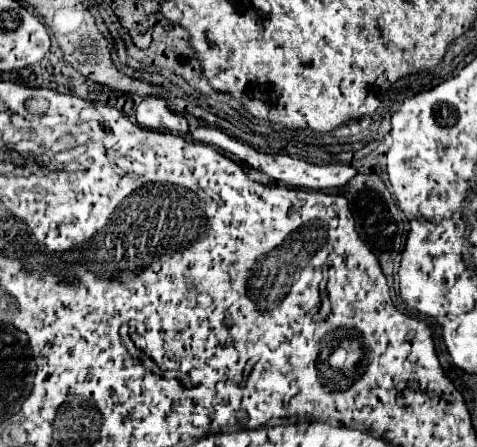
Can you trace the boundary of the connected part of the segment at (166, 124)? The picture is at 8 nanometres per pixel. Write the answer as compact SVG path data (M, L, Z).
M145 97L137 107L137 123L143 129L153 131L171 131L171 133L188 132L188 124L181 115L175 115L167 109L167 103L157 97Z

